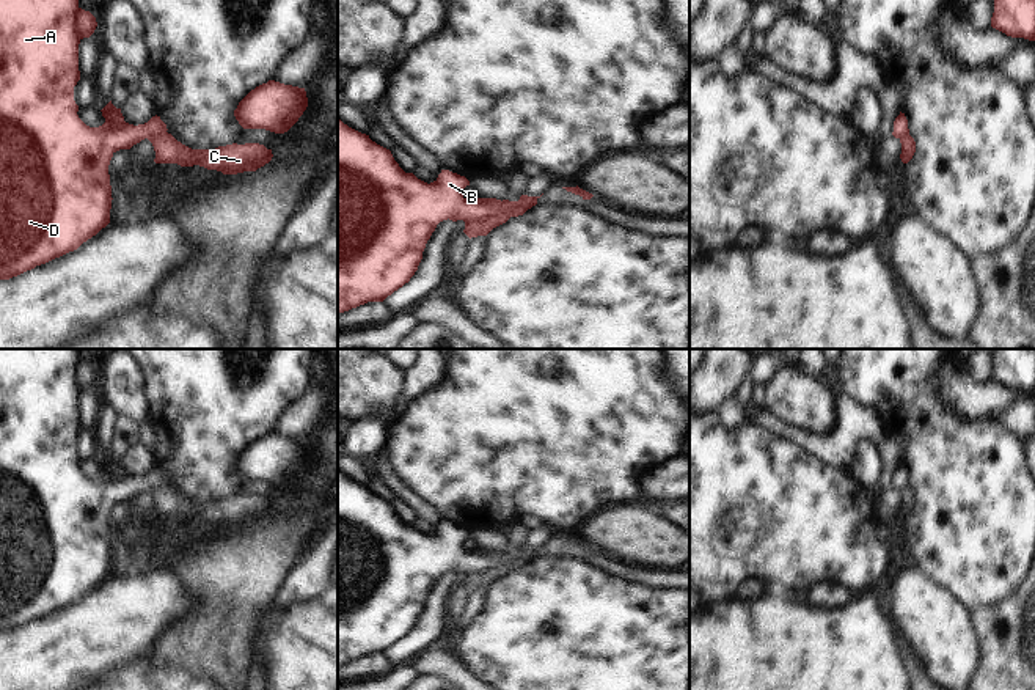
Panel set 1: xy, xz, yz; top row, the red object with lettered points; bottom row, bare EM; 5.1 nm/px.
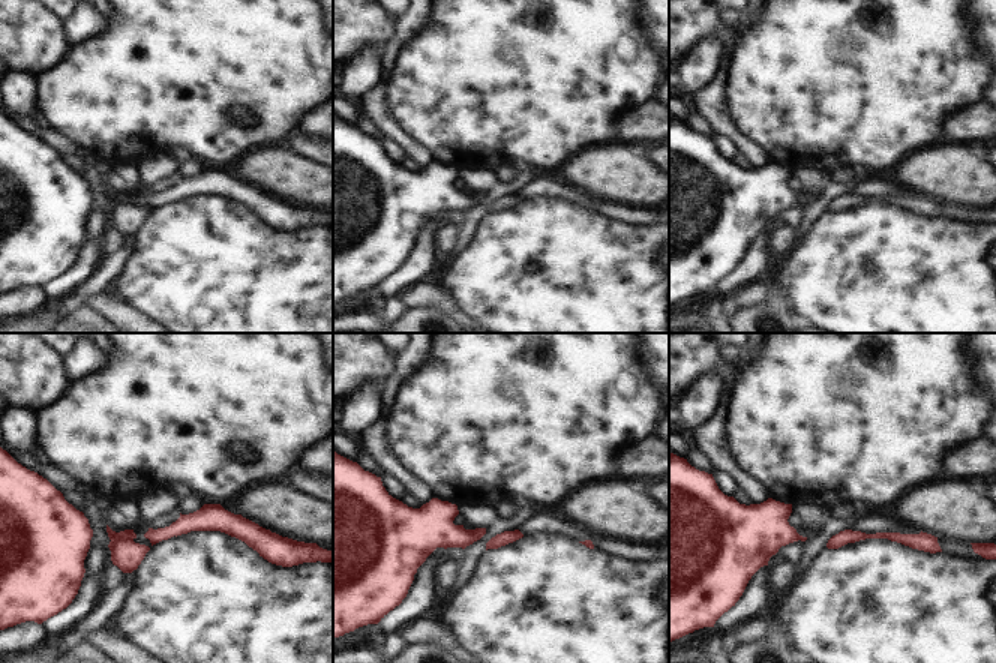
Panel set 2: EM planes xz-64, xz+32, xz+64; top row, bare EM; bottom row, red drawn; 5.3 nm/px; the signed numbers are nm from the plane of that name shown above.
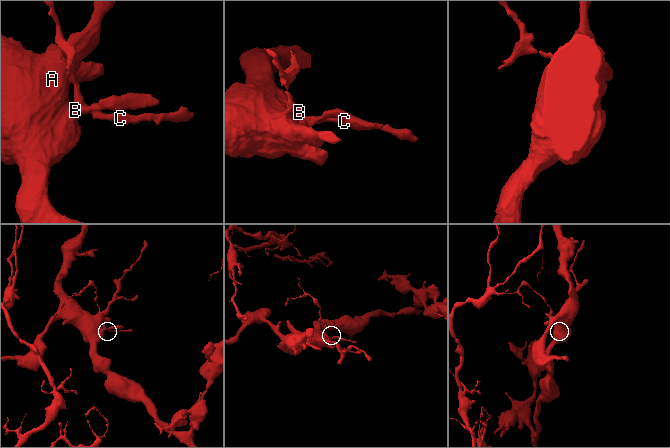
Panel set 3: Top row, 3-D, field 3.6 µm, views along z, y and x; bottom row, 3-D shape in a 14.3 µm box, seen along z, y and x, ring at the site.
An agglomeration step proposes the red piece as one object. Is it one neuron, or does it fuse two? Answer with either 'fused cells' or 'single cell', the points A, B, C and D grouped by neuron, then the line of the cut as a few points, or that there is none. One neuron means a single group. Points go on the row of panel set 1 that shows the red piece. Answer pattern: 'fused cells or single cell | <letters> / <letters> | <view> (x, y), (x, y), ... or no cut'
fused cells | A B D / C | xz (526, 209), (512, 208), (506, 212), (465, 222)

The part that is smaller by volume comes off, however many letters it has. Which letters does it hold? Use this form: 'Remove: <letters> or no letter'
Remove: C

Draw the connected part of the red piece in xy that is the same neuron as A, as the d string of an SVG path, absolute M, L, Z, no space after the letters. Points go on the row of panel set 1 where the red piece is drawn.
M0 0L0 280L46 264L96 236L110 223L112 185L108 165L119 149L166 132L160 116L144 124L86 126L77 115L74 86L80 80L74 28L79 0Z

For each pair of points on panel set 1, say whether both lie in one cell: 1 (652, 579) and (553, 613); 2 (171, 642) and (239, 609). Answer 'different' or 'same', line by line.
1: different
2: same

